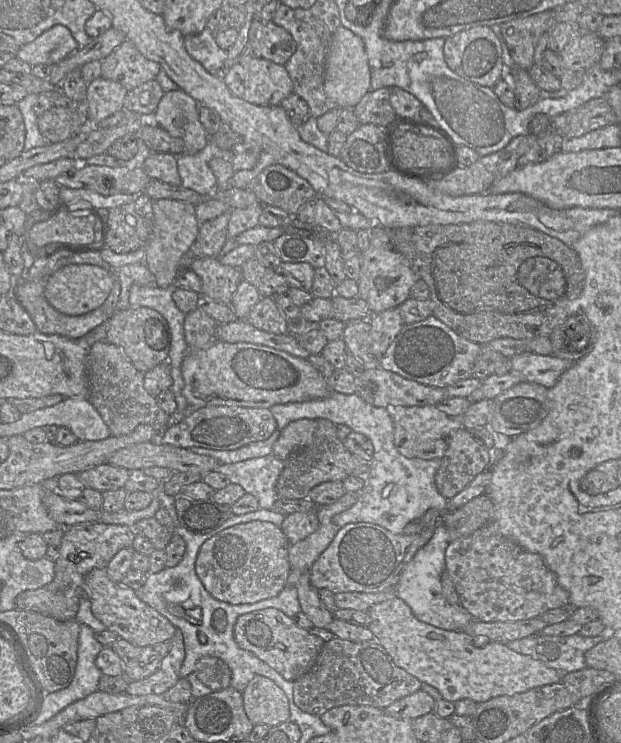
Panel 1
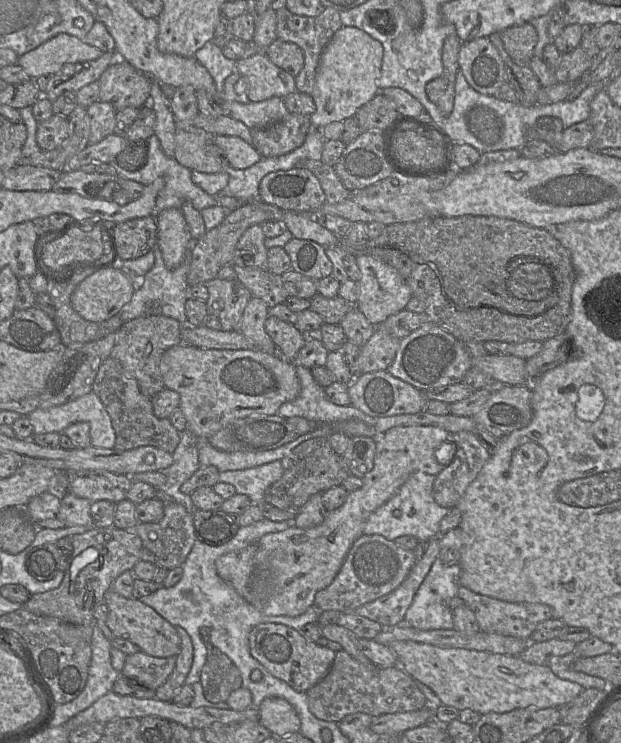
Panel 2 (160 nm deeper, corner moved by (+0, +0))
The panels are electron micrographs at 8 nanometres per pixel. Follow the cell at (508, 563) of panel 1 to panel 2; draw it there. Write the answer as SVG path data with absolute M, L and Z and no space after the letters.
M459 585L457 597L464 601L474 613L480 630L529 640L536 626L553 617L550 606L542 603L512 603L481 595Z

